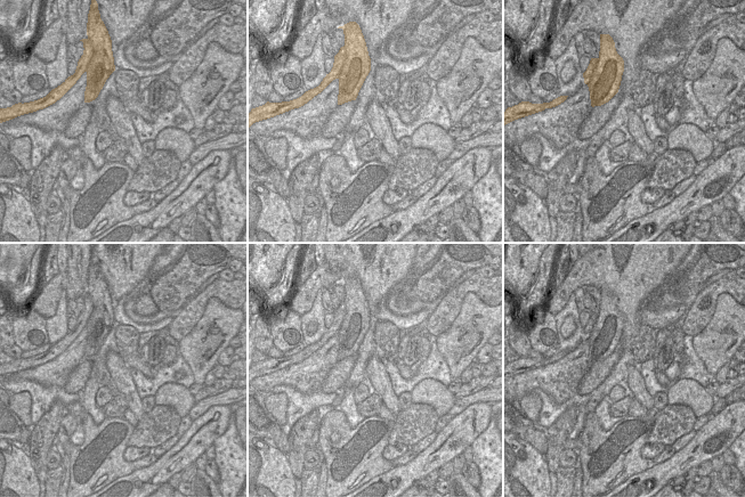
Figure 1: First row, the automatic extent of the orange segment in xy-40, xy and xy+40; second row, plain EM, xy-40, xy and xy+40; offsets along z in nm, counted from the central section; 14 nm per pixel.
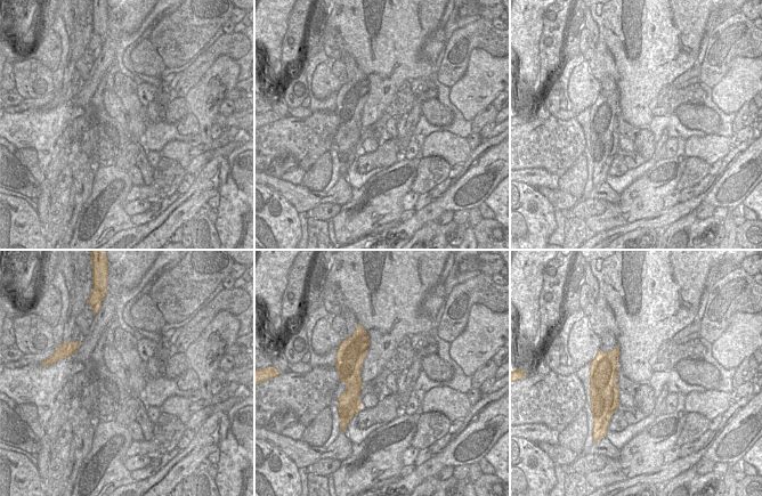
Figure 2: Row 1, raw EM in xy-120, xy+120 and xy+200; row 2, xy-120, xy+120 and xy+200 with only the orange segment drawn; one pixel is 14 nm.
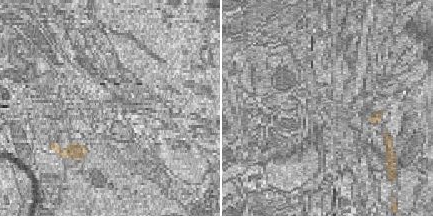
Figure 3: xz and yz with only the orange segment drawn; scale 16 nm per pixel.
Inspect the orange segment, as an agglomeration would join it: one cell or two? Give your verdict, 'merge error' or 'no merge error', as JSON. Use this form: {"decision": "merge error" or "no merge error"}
{"decision": "merge error"}

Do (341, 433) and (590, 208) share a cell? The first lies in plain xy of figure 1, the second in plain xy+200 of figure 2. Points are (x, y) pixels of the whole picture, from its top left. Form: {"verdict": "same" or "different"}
{"verdict": "different"}

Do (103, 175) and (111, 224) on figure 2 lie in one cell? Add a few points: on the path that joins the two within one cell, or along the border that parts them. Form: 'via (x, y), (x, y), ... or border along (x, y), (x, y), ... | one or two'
via (114, 183), (120, 196), (111, 205), (111, 210) | one

